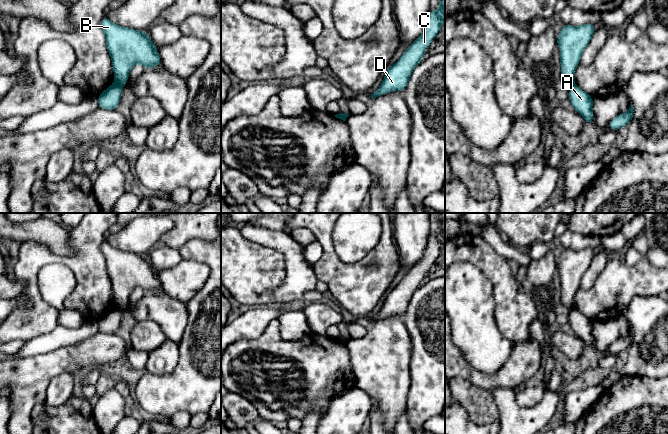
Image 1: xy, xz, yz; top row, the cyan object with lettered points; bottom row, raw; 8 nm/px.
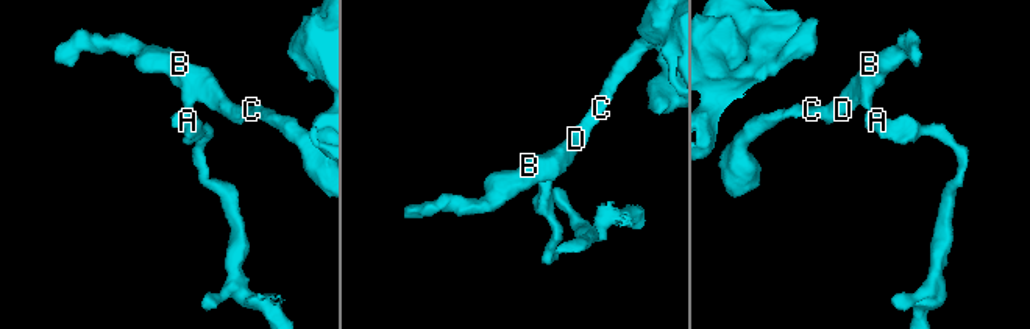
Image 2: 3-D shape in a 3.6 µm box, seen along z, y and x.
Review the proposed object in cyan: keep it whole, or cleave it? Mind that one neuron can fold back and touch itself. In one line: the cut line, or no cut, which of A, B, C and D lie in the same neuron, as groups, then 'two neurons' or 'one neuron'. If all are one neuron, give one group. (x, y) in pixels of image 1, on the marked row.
cut in xy along (115, 83), (121, 87); A / B C D; two neurons

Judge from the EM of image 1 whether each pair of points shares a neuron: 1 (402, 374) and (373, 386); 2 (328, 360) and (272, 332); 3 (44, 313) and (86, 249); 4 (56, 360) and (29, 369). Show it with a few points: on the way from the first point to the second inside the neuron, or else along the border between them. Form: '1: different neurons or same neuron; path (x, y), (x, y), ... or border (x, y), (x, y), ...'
1: same neuron; path (395, 374), (385, 374), (380, 379)
2: same neuron; path (313, 354), (288, 350), (283, 347)
3: same neuron; path (32, 289), (32, 271), (44, 259), (62, 259)
4: same neuron; path (49, 365), (36, 369)

